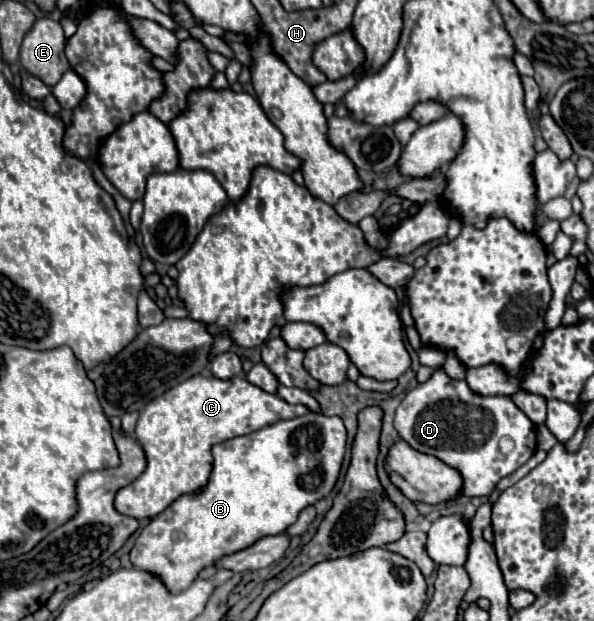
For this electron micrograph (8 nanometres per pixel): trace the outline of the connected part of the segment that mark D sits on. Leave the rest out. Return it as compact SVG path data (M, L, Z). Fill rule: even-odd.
M436 368L430 380L406 394L396 408L394 428L414 450L432 454L460 470L464 476L464 496L488 496L498 480L520 468L536 448L532 420L510 398L480 396L468 388L466 380L450 378L444 368ZM502 436L514 440L514 450L506 456L498 448Z

